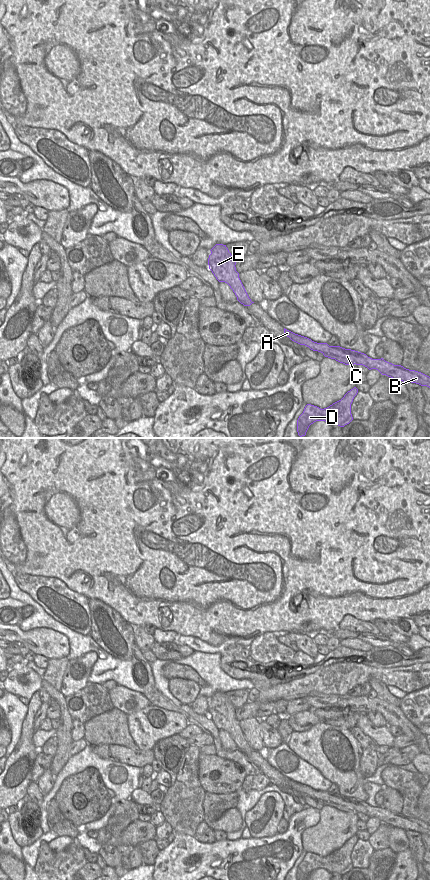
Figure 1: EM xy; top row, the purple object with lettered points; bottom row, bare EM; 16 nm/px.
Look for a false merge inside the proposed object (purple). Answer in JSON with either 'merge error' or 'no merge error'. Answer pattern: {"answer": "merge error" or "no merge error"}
{"answer": "merge error"}

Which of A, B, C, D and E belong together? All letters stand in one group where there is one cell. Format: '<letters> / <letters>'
A B C E / D

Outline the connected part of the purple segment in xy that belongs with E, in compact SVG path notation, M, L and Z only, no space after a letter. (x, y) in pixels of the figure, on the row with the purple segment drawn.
M216 244L208 258L209 269L219 282L227 283L235 293L237 300L244 306L252 303L236 271L236 260L232 257L226 245Z

